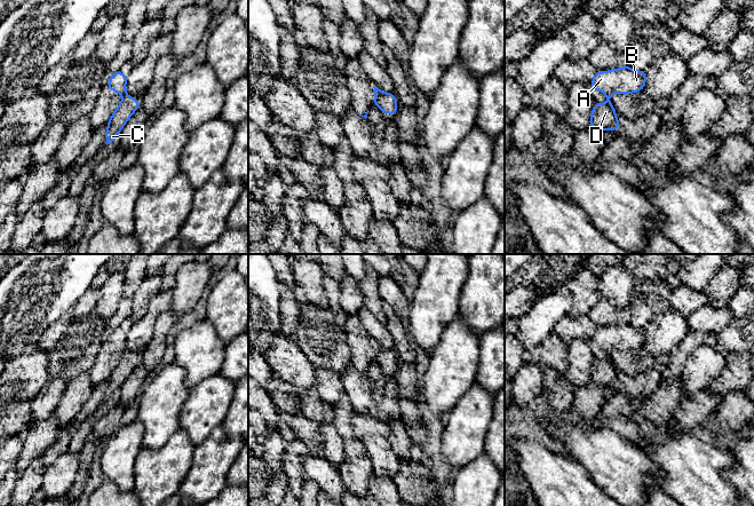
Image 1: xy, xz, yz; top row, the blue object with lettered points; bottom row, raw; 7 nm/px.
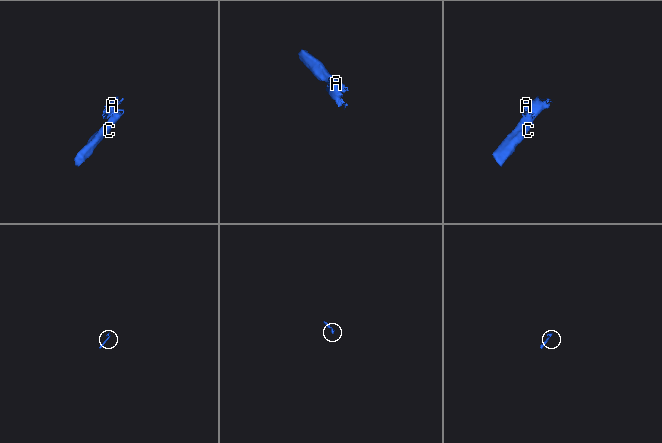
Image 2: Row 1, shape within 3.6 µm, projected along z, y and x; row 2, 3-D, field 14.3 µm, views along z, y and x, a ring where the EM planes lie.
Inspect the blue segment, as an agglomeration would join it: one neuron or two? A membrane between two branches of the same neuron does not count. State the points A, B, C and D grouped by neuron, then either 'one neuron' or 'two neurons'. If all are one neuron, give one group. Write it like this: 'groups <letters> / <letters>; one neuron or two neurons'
groups A B / C D; two neurons

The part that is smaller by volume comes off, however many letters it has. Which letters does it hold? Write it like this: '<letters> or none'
A, B

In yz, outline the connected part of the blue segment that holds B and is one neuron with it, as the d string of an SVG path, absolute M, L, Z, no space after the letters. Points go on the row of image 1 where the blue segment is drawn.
M628 65L622 69L610 69L608 72L597 71L592 79L592 92L600 89L611 103L611 95L620 93L622 95L637 93L646 84L646 70L635 71Z

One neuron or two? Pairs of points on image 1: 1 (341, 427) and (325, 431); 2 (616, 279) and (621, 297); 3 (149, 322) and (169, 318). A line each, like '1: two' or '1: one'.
1: two
2: one
3: two

